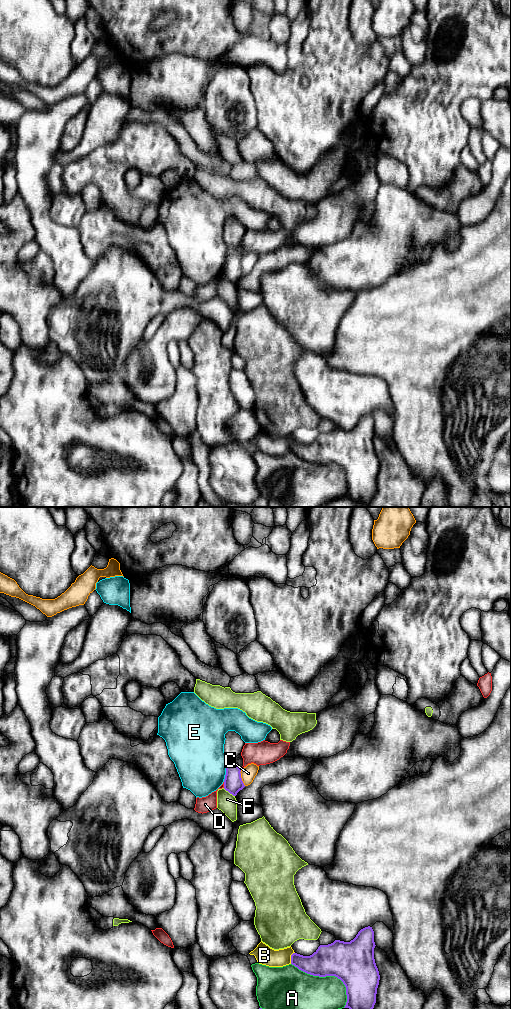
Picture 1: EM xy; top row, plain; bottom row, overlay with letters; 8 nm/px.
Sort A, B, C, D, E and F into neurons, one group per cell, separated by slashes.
A / B / C / D / E / F

